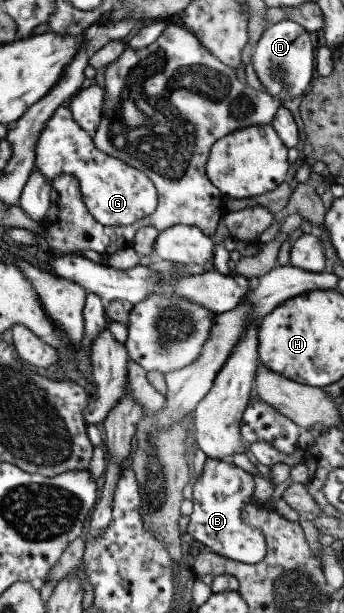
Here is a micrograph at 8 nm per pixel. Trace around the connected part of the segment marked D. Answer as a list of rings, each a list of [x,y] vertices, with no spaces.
[[[282,20],[267,25],[263,30],[253,46],[250,63],[267,94],[278,98],[280,105],[290,105],[294,98],[301,98],[309,89],[314,73],[313,59],[313,48],[308,32],[296,22]]]

